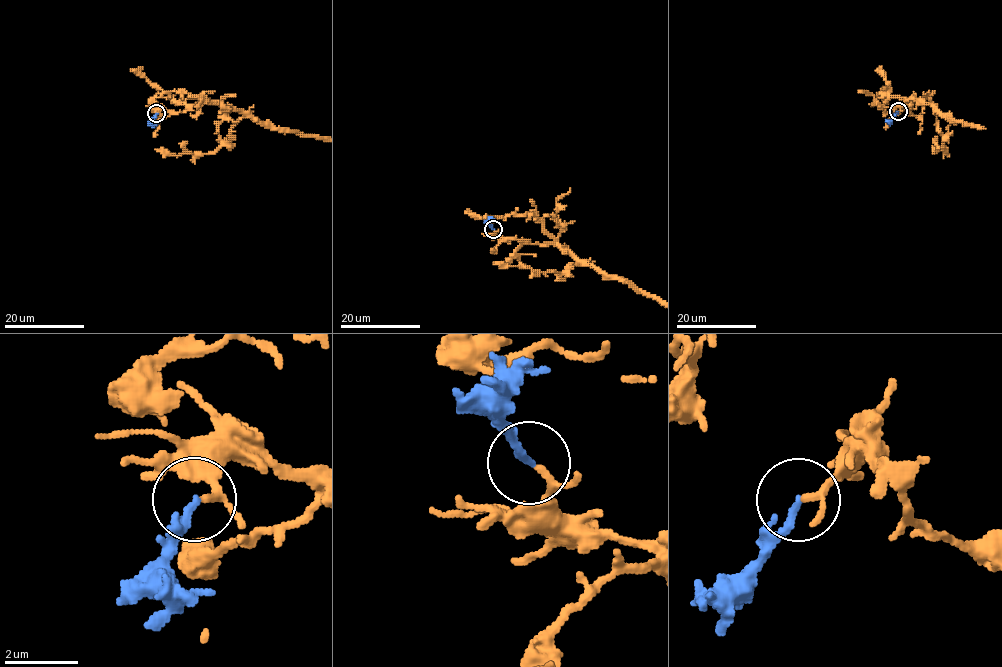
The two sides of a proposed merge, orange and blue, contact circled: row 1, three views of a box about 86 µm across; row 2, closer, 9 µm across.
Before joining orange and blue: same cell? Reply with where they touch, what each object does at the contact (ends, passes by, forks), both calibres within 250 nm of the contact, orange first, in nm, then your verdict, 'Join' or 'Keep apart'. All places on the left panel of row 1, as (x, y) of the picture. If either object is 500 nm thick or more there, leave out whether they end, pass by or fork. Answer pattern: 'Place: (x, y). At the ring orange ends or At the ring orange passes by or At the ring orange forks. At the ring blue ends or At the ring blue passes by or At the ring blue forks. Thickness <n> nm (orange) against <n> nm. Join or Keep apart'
Place: (156, 113). At the ring orange passes by. At the ring blue ends. Thickness 150 nm (orange) against 200 nm. Join

